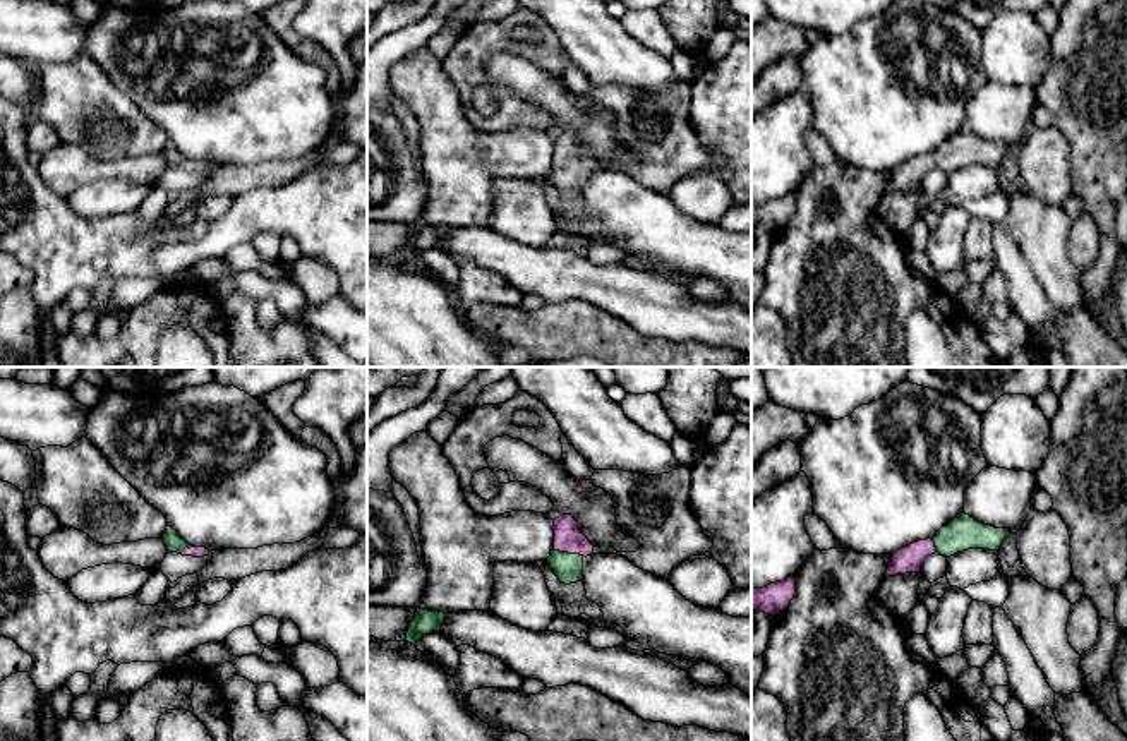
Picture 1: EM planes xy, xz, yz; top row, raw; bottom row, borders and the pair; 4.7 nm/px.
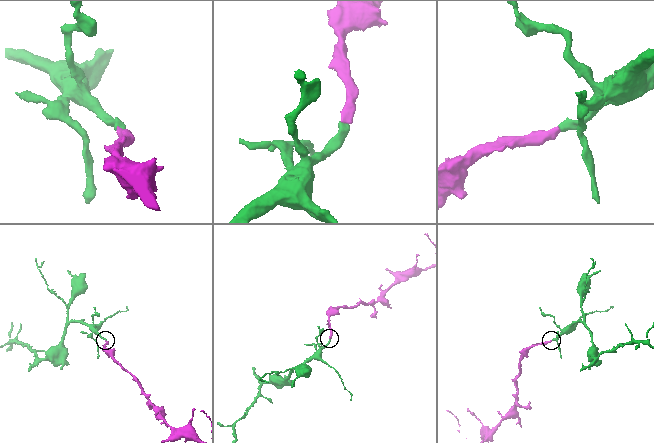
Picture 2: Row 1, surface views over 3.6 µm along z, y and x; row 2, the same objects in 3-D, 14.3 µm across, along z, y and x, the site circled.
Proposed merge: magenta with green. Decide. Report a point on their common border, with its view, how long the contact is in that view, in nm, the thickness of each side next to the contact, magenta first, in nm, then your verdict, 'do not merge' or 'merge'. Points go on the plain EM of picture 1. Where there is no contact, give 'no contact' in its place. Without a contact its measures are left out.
xz (570, 168) | 150 nm | 140/140 nm | merge

